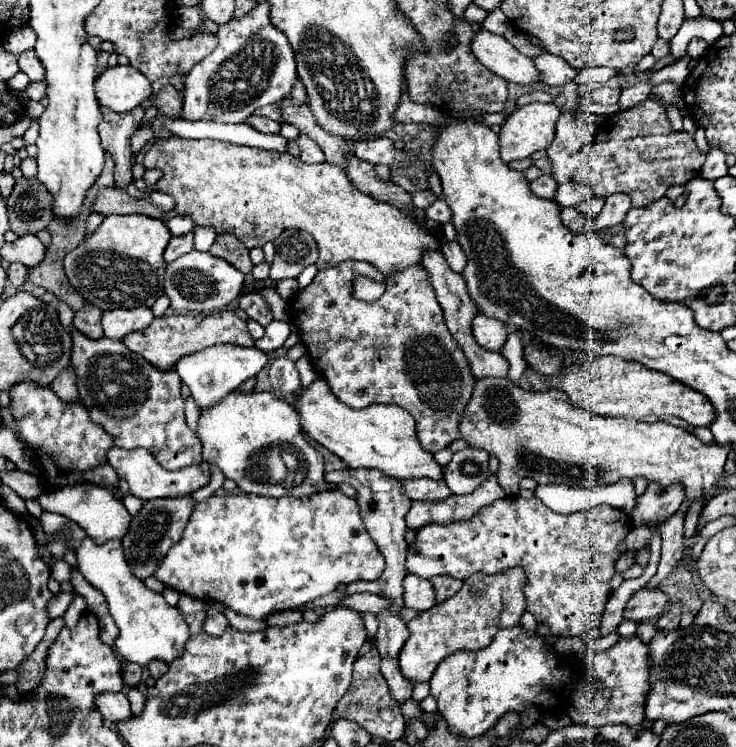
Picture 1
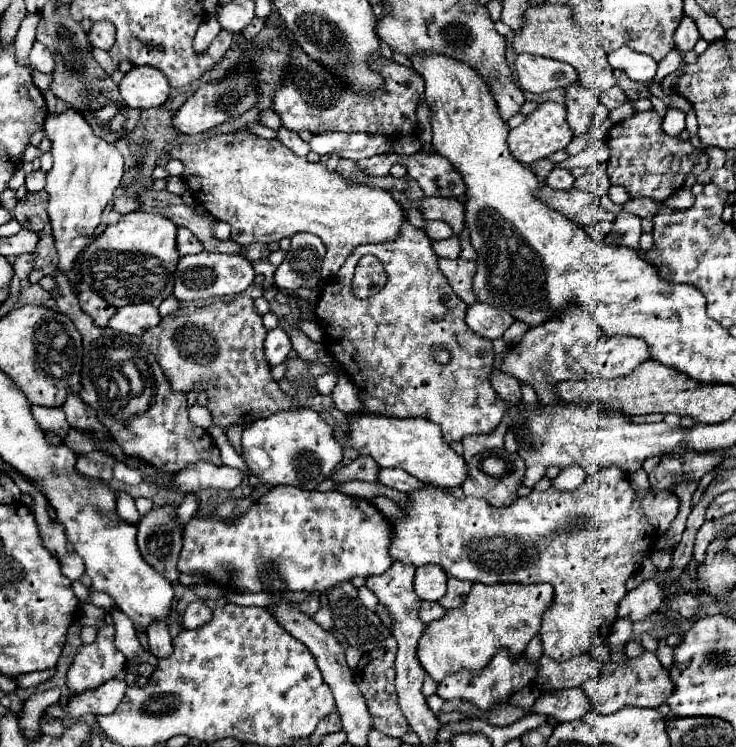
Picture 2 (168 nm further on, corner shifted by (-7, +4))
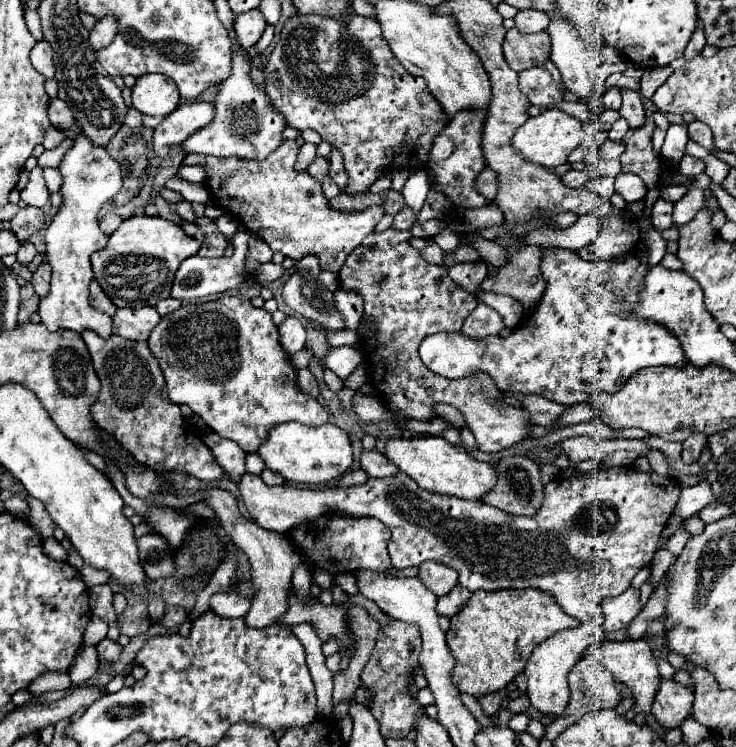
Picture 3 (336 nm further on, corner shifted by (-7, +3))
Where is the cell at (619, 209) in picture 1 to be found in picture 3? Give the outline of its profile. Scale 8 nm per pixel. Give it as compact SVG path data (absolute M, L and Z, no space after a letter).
M657 198L657 202L651 208L651 224L653 224L653 228L661 232L661 230L673 226L671 212L673 212L673 204L663 200L663 198Z

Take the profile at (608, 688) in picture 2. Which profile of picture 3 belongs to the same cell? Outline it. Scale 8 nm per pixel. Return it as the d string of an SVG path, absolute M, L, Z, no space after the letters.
M661 678L657 694L651 704L651 714L663 728L681 726L681 722L691 714L693 690L681 686L675 680Z

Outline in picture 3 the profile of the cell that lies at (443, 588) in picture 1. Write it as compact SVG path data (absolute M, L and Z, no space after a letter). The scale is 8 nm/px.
M455 586L449 594L445 594L445 596L441 596L439 600L437 600L437 614L439 616L447 616L447 618L451 618L451 616L455 616L459 610L463 610L463 606L469 602L469 598L471 598L471 592L467 590L467 588L463 588L463 586Z

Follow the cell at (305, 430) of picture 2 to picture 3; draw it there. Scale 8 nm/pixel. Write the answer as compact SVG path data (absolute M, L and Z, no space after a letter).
M283 422L273 426L267 432L267 438L259 446L257 454L265 462L265 466L277 474L281 474L287 482L295 484L325 484L341 474L345 474L353 462L351 442L345 430L335 424L321 426L305 426L299 422Z

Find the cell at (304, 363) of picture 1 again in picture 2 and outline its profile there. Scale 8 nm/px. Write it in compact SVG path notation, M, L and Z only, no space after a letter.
M325 373L325 375L317 377L317 391L323 393L323 395L327 395L327 393L333 391L333 387L337 385L337 381L339 381L337 375L333 375L333 373Z

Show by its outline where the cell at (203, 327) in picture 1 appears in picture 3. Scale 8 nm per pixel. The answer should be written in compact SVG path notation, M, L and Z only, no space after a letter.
M223 296L205 304L181 306L161 318L147 344L161 364L171 402L187 404L195 414L205 418L211 430L237 442L245 452L255 452L259 442L263 442L263 434L267 434L273 424L293 420L307 426L319 426L329 420L327 410L317 400L297 394L297 372L279 346L277 326L271 314L263 308L255 308L247 296Z

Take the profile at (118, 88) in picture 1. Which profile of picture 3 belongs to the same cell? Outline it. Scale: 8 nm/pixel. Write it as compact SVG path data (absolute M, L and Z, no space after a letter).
M143 74L131 90L133 108L149 116L167 116L179 106L179 90L163 74Z

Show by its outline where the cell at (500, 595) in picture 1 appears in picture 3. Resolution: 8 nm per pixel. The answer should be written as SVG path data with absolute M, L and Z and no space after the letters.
M525 588L525 590L473 592L467 606L451 618L451 626L447 630L447 646L455 658L451 680L461 692L467 692L471 696L483 696L483 694L497 692L497 690L505 688L509 682L513 682L513 678L525 670L525 664L527 664L533 648L541 640L549 638L557 630L565 630L565 628L573 628L573 626L577 626L575 618L565 614L563 608L555 602L555 598L543 590Z

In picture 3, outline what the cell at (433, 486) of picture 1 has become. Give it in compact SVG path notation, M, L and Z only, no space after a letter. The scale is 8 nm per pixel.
M379 450L363 452L361 454L361 468L367 470L369 476L377 476L377 478L393 476L393 474L399 472L399 468L395 468L395 464L391 460L383 458L383 454Z

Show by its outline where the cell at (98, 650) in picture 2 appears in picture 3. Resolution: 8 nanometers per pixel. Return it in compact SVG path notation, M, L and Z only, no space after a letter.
M105 638L97 644L97 658L101 664L113 664L115 660L119 660L121 656L121 644L111 640L111 638Z

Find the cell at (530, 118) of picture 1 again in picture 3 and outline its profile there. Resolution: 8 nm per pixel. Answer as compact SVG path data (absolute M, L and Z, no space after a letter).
M551 108L551 110L543 110L539 116L529 118L513 136L511 146L527 160L533 164L541 164L541 166L559 166L567 162L567 156L571 150L575 150L577 146L583 144L583 122L579 122L577 118L569 116L563 110Z

